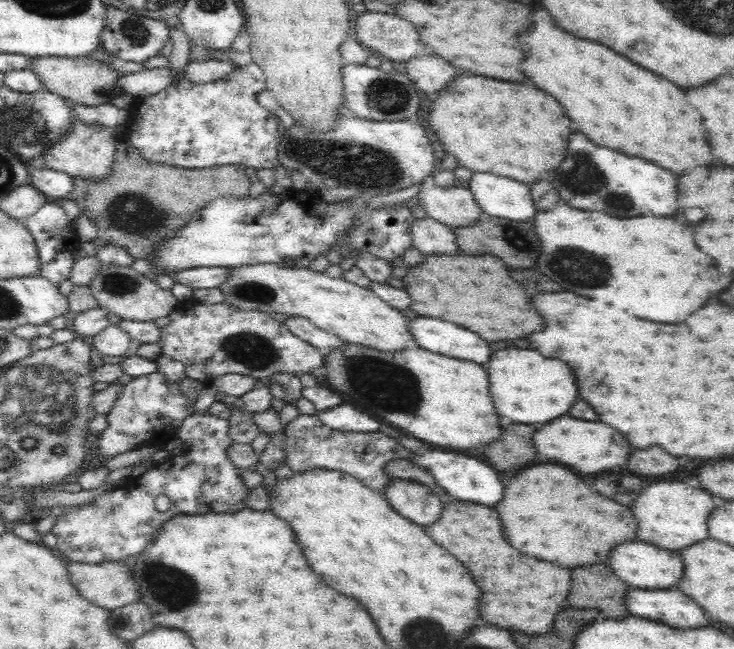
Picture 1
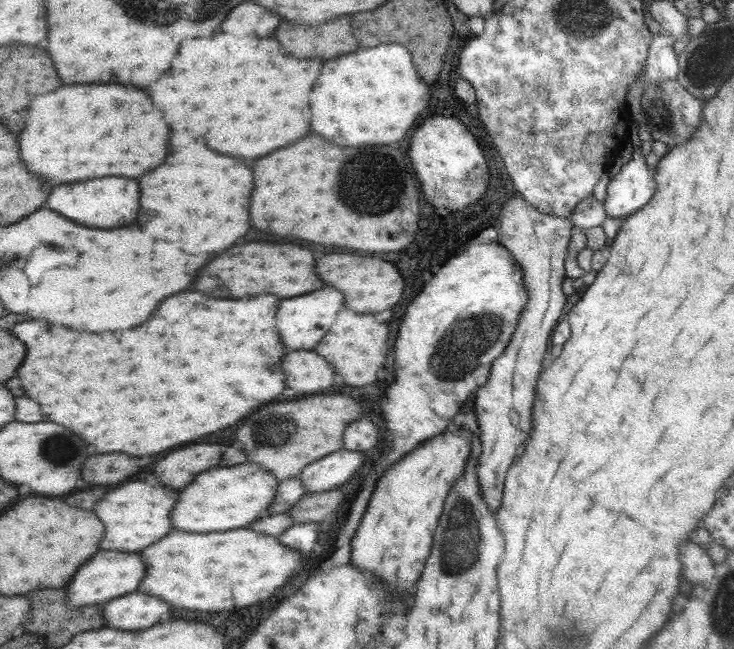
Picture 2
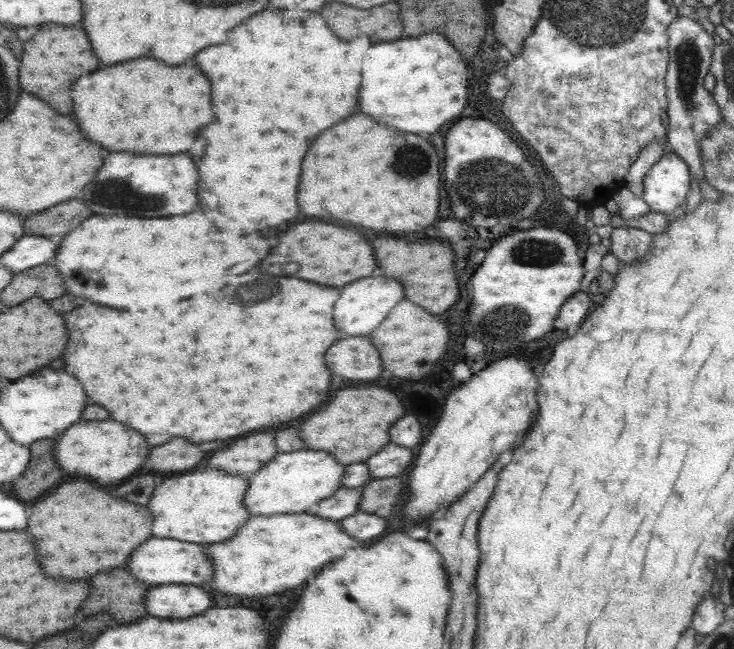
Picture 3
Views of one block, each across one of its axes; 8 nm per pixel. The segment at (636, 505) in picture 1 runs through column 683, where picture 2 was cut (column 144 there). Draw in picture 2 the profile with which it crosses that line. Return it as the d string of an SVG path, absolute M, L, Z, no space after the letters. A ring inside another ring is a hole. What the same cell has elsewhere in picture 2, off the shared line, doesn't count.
M129 482L113 492L105 494L95 504L95 514L105 526L105 536L97 542L97 548L106 551L139 553L143 548L151 546L155 540L163 539L171 528L169 510L174 508L176 490L165 490L159 484L145 482Z

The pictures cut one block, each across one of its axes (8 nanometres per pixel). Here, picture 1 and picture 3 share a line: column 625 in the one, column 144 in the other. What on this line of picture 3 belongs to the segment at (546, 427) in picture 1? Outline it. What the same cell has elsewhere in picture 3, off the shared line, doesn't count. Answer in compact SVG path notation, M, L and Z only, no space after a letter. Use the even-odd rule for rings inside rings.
M79 420L71 424L61 436L55 438L51 455L65 474L77 474L91 478L97 484L115 484L137 470L149 452L147 442L127 426L115 424L115 420ZM59 438L59 440L57 440ZM115 480L115 482L113 482Z

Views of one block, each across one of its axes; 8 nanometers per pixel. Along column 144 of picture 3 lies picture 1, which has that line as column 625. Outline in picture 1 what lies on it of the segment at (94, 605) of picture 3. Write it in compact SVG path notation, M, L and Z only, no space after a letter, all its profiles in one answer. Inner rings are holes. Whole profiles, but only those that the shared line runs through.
M594 564L584 568L570 570L572 584L568 602L574 609L594 609L602 612L606 618L622 618L628 616L624 604L624 592L628 592L628 584L612 576L608 566Z

